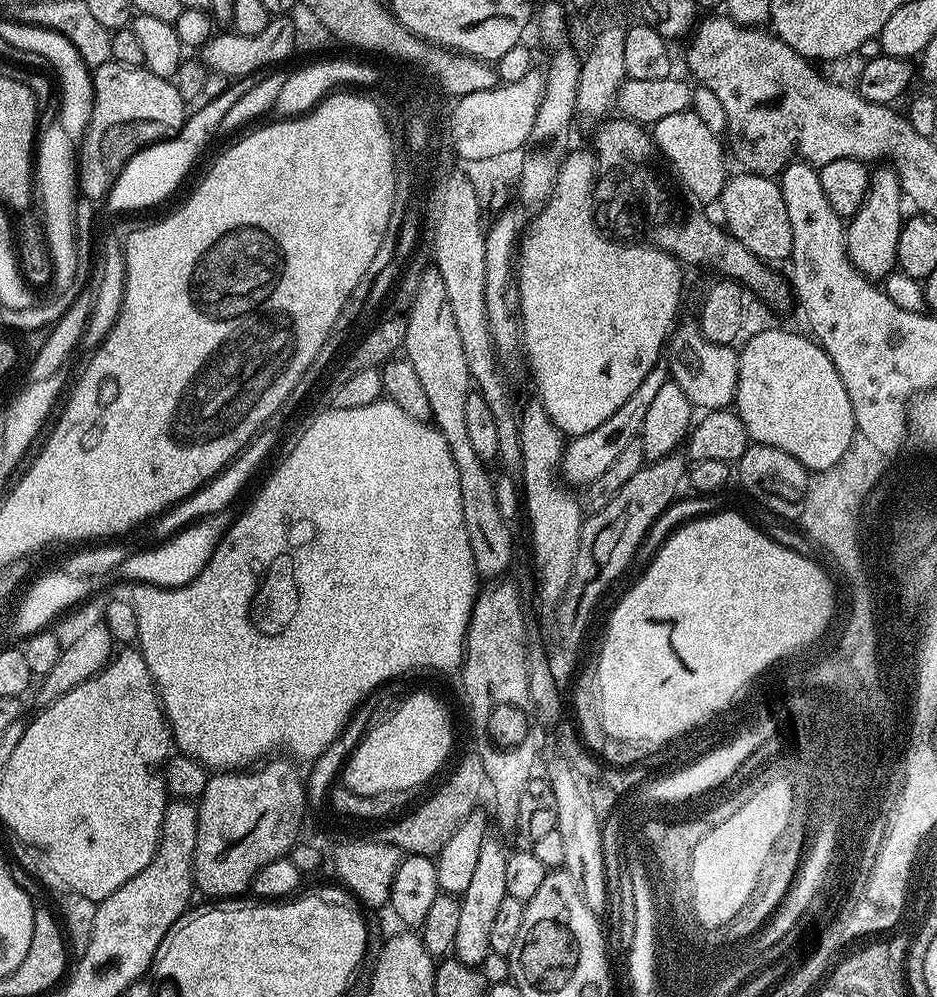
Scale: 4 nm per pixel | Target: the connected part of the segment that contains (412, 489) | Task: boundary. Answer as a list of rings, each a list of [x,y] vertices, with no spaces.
[[[381,398],[370,406],[358,406],[358,410],[336,407],[322,412],[305,432],[299,433],[298,439],[288,457],[261,486],[252,505],[233,519],[205,568],[192,581],[180,587],[137,583],[130,593],[138,614],[138,651],[156,683],[175,747],[209,770],[247,769],[263,761],[267,752],[279,744],[289,757],[313,762],[340,737],[357,708],[380,688],[379,684],[387,685],[411,668],[452,672],[464,663],[464,639],[476,601],[478,577],[474,554],[470,554],[470,538],[466,538],[466,518],[462,518],[458,470],[454,470],[446,438],[429,421],[410,418],[394,401]]]

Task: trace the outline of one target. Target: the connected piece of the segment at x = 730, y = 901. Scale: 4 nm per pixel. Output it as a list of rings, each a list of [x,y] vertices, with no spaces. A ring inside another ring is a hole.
[[[783,784],[769,785],[760,795],[743,803],[726,822],[717,828],[709,828],[694,846],[690,858],[689,890],[692,892],[692,914],[701,929],[728,924],[746,904],[766,854],[794,819],[790,805],[792,795],[788,795],[788,788]]]

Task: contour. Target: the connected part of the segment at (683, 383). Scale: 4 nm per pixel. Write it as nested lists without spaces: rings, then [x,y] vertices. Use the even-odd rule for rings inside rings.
[[[692,322],[679,325],[670,340],[672,358],[668,360],[669,373],[686,394],[693,407],[716,411],[733,405],[736,396],[739,353],[731,345],[714,344],[700,333],[699,325]]]

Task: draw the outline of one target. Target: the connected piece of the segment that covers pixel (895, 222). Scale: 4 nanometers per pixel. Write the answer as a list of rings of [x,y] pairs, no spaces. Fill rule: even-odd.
[[[876,166],[871,169],[868,193],[862,206],[847,221],[844,230],[844,245],[850,262],[869,280],[876,282],[886,277],[897,267],[898,238],[900,237],[900,179],[890,166]]]

